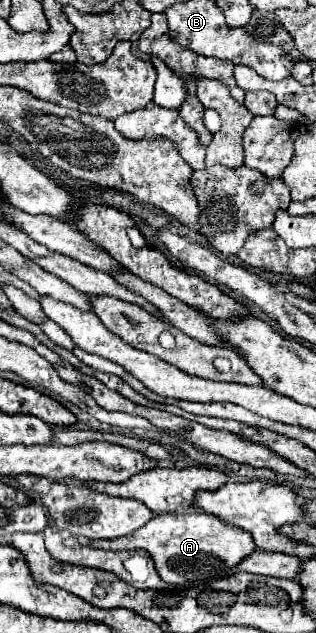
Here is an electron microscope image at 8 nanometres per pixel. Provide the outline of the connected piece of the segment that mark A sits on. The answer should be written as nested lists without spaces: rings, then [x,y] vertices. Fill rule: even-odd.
[[[180,513],[180,515],[154,515],[144,527],[132,535],[120,539],[100,539],[92,541],[98,549],[110,551],[136,551],[146,549],[156,563],[156,571],[162,581],[170,585],[196,585],[206,583],[208,579],[224,577],[224,569],[232,571],[242,559],[256,551],[254,539],[244,529],[212,517],[208,513]]]

